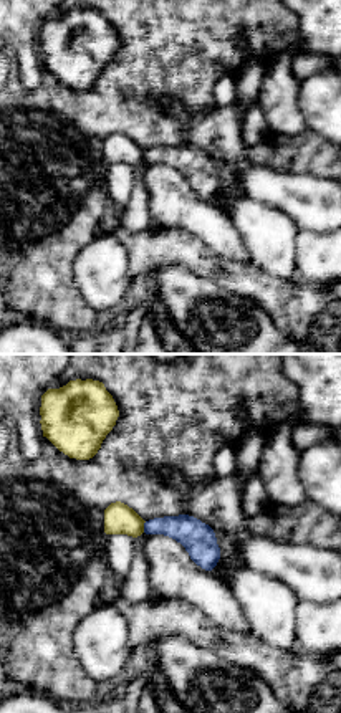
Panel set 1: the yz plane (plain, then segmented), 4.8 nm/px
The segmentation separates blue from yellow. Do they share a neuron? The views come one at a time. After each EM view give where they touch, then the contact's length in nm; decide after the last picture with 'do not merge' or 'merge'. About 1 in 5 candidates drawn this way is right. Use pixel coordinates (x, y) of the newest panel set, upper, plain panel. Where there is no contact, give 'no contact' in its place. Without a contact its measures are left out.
contact (144, 156); length 60 nm

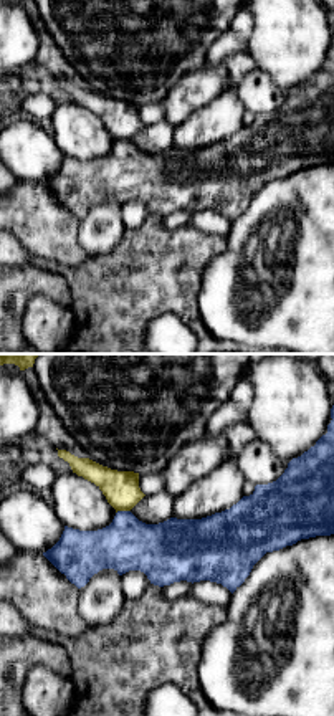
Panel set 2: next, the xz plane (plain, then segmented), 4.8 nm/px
contact (123, 141); length 70 nm

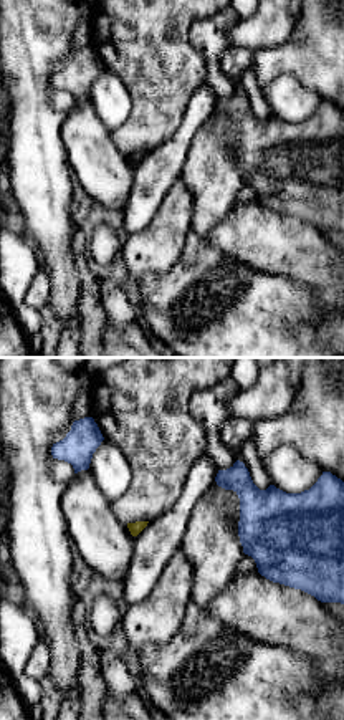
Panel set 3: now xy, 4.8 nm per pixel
no contact

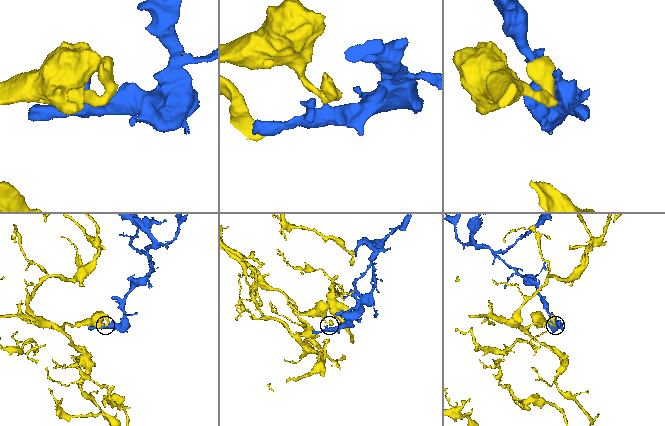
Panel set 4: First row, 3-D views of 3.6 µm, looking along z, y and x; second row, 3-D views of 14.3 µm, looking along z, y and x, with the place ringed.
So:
do not merge

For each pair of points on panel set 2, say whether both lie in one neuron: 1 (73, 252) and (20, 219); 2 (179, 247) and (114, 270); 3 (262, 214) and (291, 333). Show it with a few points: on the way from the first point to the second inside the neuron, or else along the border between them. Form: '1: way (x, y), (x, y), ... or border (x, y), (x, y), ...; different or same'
1: way (60, 242), (33, 219); same
2: way (162, 263), (156, 270), (131, 270); same
3: way (263, 243), (263, 267), (291, 298), (291, 303); same

